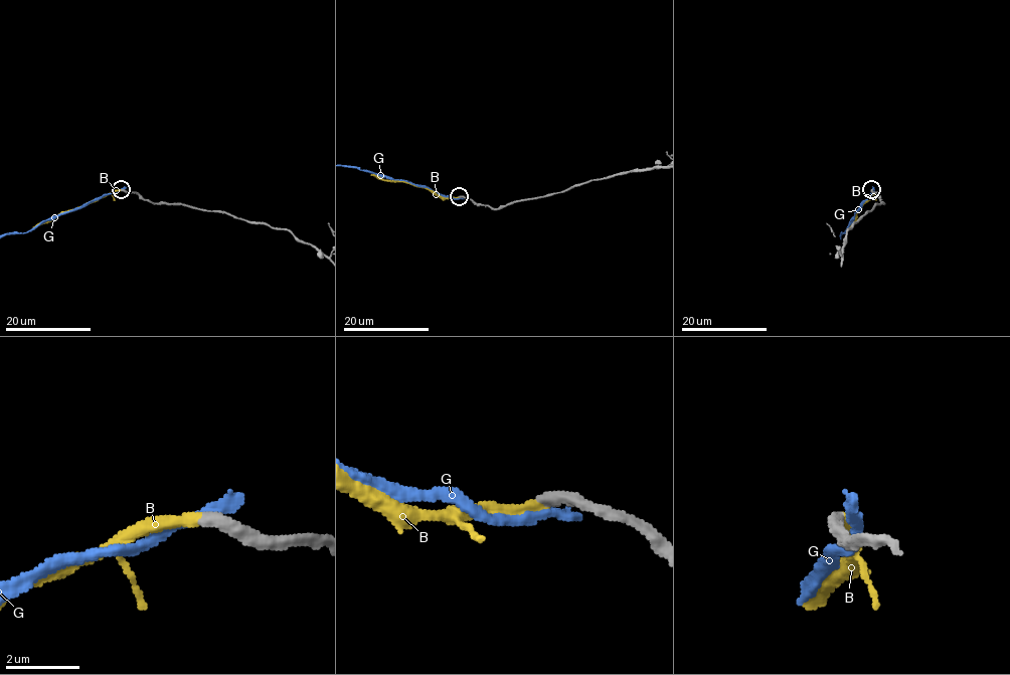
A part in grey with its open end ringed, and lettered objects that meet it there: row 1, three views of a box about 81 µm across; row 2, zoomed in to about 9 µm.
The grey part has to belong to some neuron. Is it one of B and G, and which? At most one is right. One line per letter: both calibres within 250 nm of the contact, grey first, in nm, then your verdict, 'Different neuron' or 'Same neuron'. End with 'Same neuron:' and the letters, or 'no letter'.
B: Thickness 360 nm (grey) against 300 nm. Same neuron
G: Thickness 380 nm (grey) against 400 nm. Different neuron
Same neuron: B

